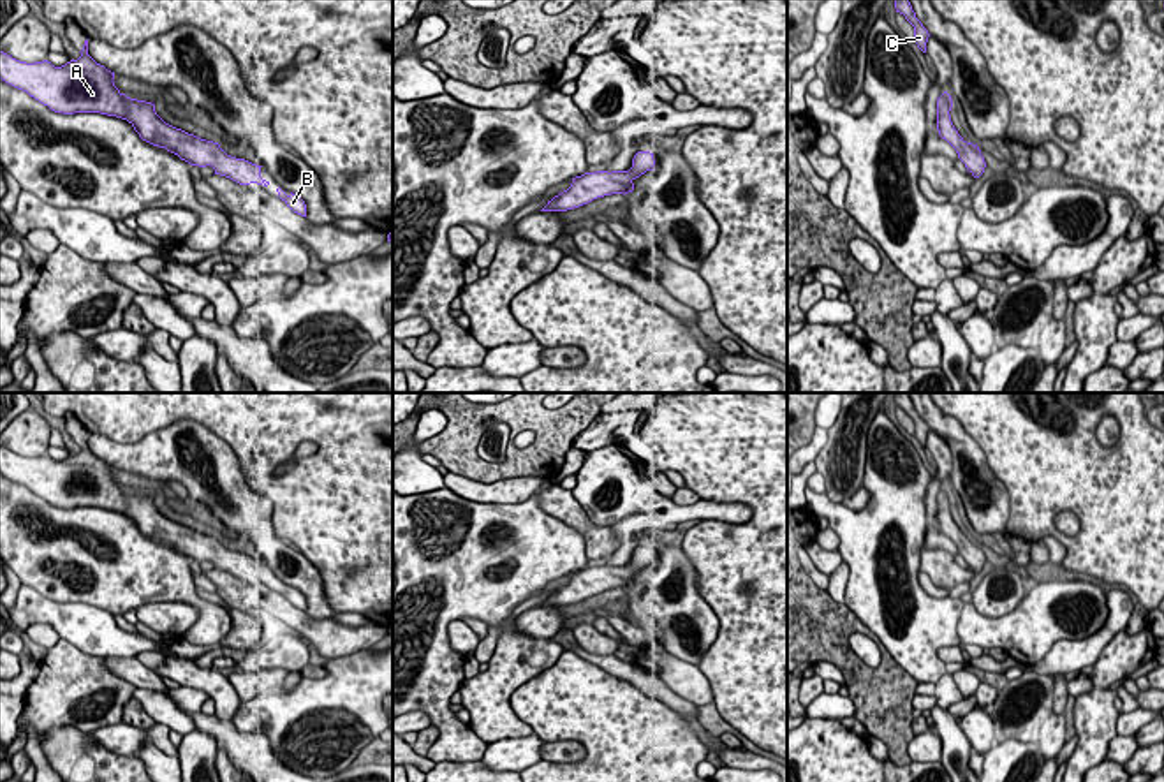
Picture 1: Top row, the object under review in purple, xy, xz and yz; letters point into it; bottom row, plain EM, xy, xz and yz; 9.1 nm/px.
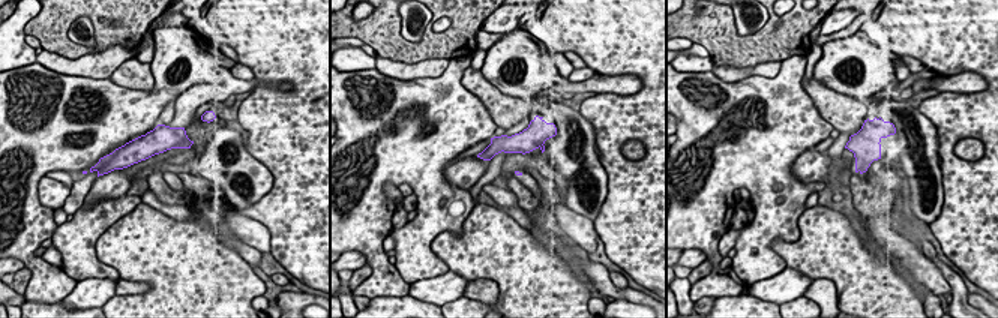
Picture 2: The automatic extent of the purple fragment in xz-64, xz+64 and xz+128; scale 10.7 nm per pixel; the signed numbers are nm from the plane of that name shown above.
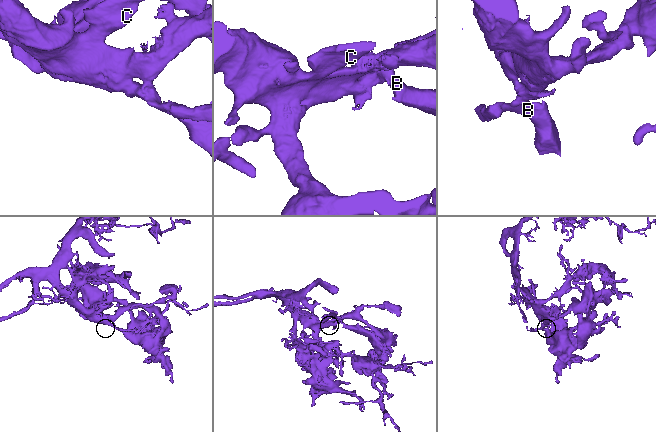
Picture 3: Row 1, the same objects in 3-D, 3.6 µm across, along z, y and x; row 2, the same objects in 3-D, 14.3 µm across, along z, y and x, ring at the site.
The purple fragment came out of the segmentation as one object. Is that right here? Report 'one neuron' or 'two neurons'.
one neuron

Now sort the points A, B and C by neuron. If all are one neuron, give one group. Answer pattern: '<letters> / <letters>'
A B C

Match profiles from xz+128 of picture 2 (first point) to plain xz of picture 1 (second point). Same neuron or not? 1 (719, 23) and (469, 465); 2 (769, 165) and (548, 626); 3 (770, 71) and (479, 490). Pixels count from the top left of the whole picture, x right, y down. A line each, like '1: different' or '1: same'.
1: same
2: different
3: same

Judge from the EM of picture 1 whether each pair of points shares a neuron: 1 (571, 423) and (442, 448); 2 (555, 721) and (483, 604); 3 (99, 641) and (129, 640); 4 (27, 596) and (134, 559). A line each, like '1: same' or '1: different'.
1: same
2: different
3: same
4: different

